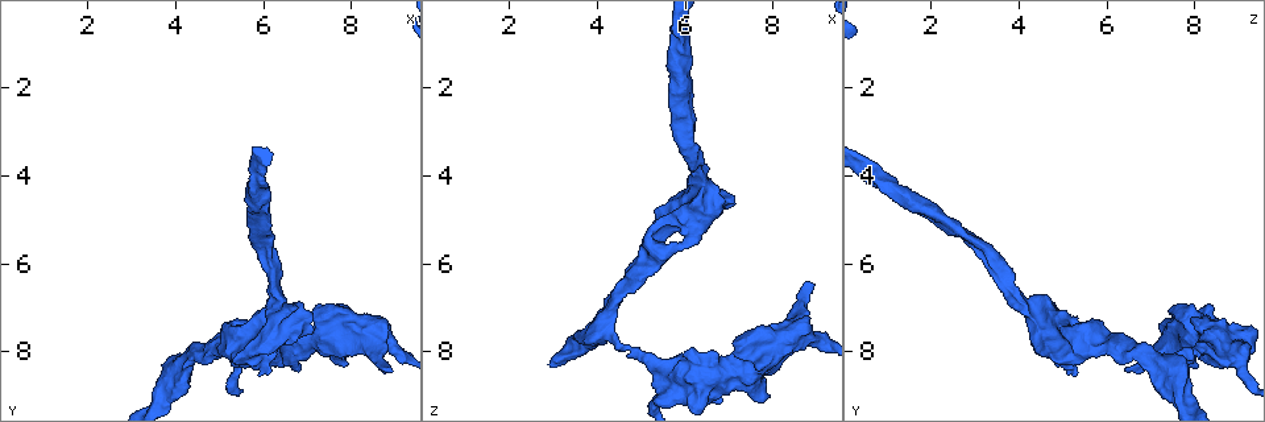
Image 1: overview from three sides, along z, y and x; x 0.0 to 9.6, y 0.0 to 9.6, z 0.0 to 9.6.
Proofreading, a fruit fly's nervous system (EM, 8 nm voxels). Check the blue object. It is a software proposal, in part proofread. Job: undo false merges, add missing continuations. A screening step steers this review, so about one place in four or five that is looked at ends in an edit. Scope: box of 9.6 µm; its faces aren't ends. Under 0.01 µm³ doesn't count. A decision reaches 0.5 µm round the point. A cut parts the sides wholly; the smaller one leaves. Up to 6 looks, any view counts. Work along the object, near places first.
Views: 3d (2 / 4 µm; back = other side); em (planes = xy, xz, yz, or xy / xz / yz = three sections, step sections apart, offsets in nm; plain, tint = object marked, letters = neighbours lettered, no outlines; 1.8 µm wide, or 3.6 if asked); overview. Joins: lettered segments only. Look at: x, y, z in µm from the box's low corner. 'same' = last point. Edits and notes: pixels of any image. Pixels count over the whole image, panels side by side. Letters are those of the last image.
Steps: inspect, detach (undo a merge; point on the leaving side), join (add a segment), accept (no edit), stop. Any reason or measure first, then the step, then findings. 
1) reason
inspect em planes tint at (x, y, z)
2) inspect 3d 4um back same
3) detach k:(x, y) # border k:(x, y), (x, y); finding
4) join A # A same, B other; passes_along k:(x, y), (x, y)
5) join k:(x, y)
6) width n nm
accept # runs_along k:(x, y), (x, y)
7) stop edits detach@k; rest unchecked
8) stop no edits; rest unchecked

calibre changes
inspect 3d 4um at (5.45, 8.20, 9.05)

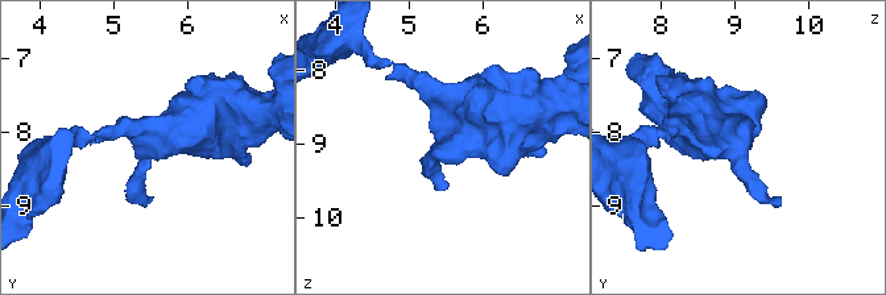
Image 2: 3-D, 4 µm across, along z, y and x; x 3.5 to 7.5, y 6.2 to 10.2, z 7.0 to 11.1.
now the EM
inspect em 3.6um planes letters at (5.50, 8.15, 9.10)

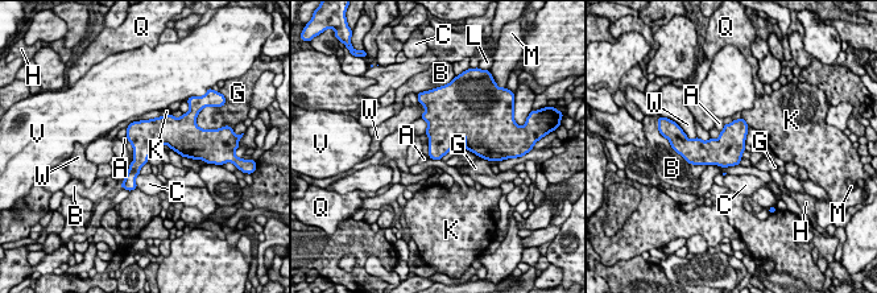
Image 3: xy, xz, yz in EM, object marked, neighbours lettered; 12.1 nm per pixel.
longest_contact H 280 nm
accept # A other, B other, C other, G other, H other, K other, L other, M other, Q other, V other, W other; border 3:(154, 152), (147, 161); one neuron here

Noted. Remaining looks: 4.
a fork
inspect em planes tint at (5.35, 7.75, 5.70)

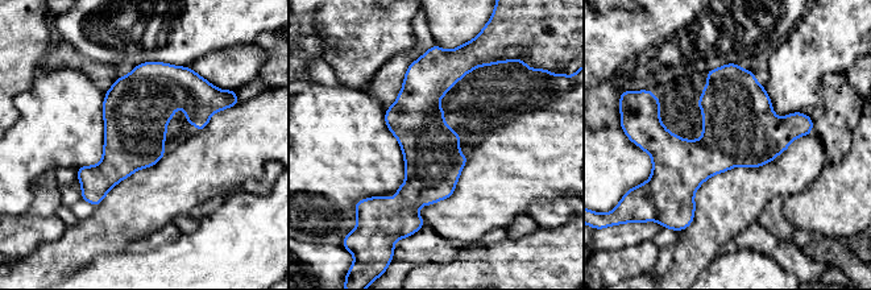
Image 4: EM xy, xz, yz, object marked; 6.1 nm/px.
what lies round it
inspect em planes letters same

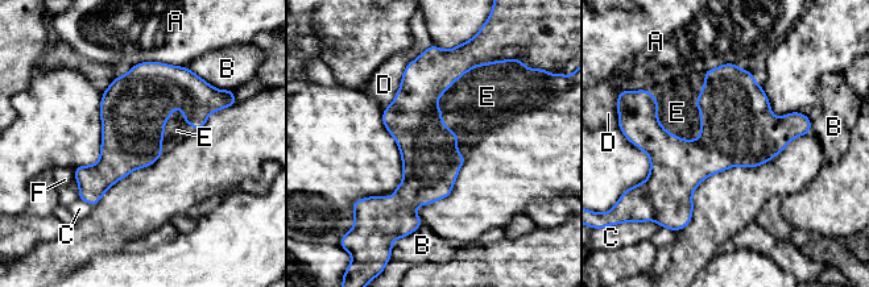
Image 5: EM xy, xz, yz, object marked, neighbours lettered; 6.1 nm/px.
width 360 nm
join E # A other, B other, C other, D other, E same, F other; passes_along 5:(737, 128), (700, 115), (677, 112); it goes on there

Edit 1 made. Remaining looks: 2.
an open end
inspect 3d 4um back at (8.90, 8.40, 6.50)

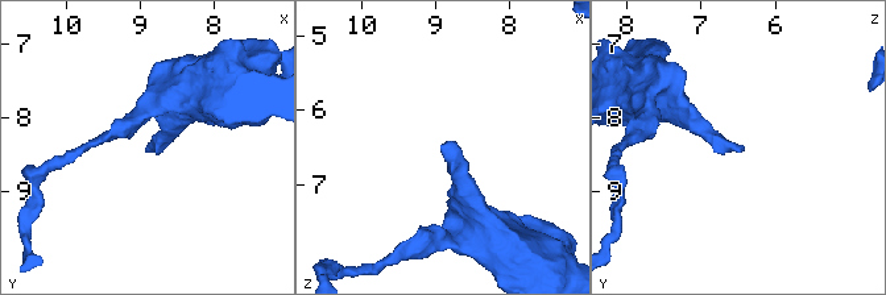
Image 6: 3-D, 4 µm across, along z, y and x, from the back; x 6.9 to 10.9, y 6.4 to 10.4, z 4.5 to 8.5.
inspect em planes letters at (8.95, 8.40, 6.45)

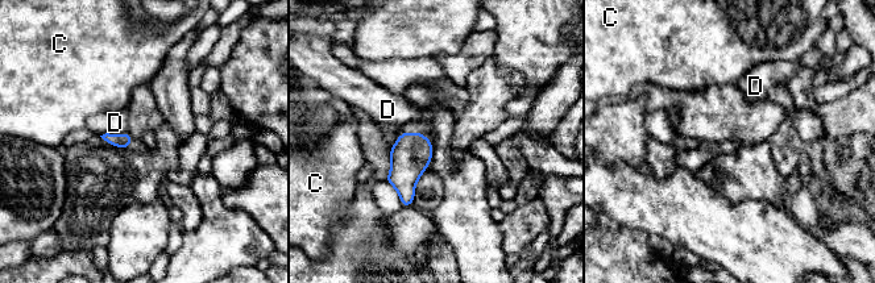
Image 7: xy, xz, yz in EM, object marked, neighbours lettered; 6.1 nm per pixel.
accept # C other, D other; border 7:(125, 132), (103, 133), (100, 136); no lettered segment goes on from it

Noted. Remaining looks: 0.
stop edits join@5; rest unchecked

